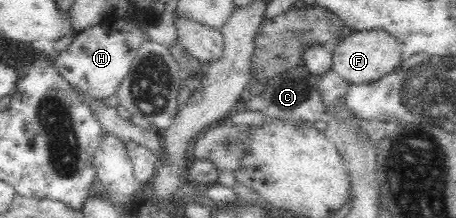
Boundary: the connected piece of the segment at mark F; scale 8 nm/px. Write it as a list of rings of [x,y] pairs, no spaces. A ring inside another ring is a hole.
[[[385,30],[354,32],[351,36],[342,37],[342,42],[332,49],[332,53],[331,68],[343,80],[353,85],[379,80],[379,77],[395,70],[402,59],[397,39],[389,35]]]

